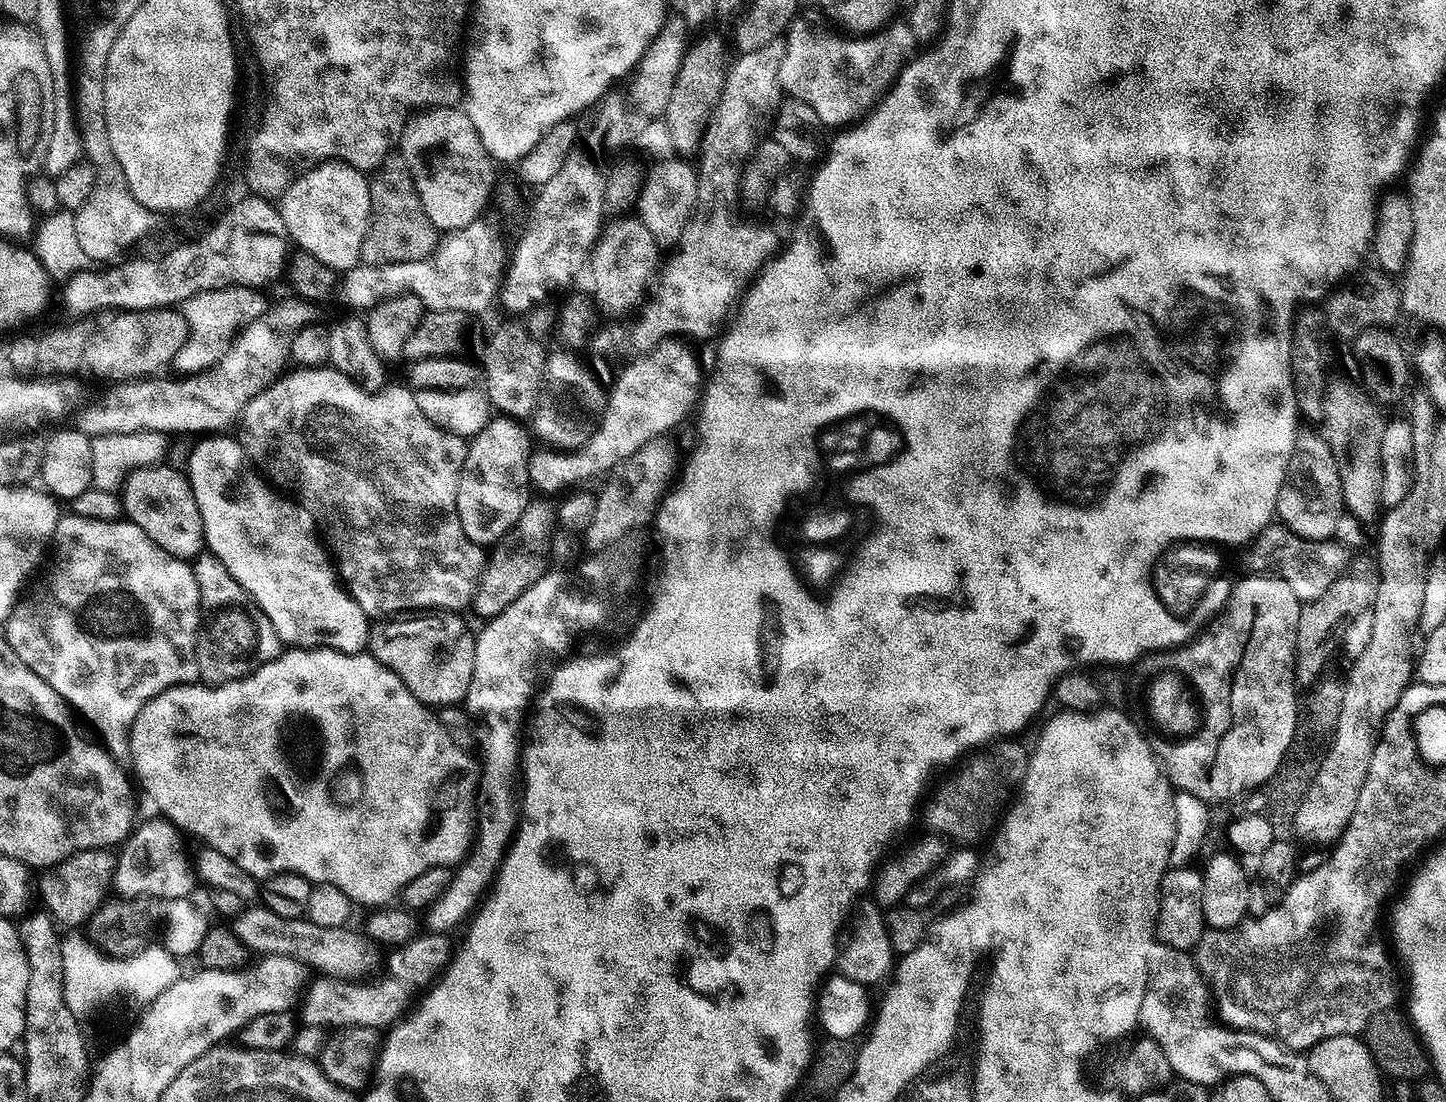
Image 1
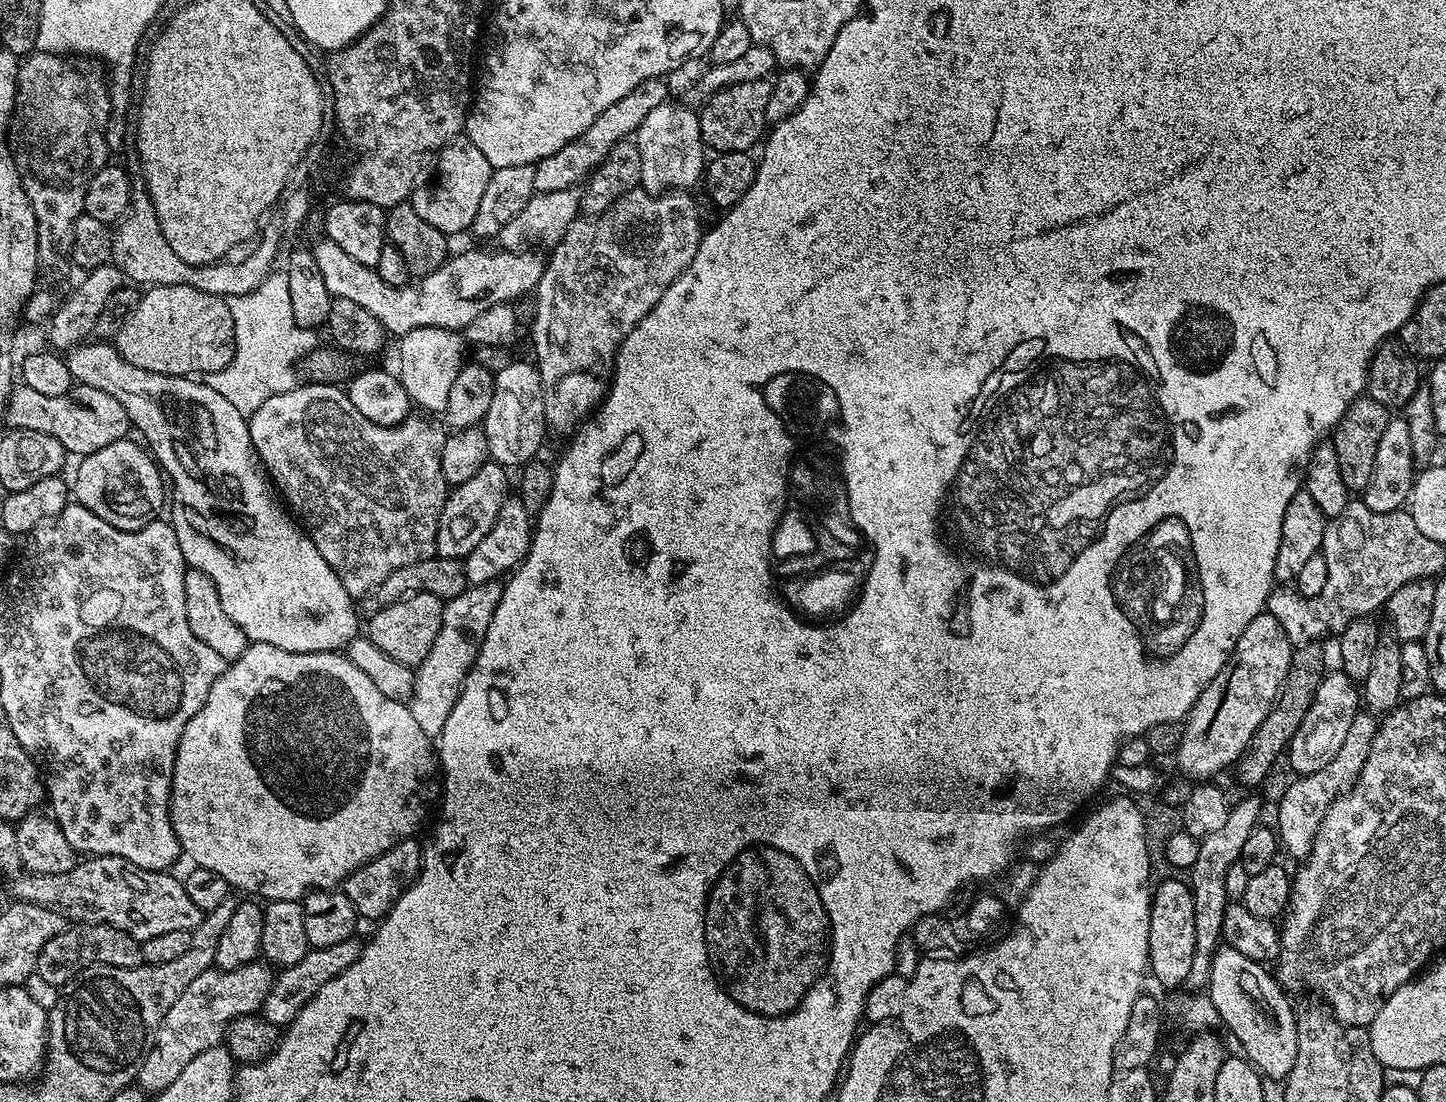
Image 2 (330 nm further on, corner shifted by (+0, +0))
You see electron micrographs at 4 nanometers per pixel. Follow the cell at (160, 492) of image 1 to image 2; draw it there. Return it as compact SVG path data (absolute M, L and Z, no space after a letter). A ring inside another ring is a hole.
M128 438L119 440L83 457L77 463L80 465L76 468L76 484L74 480L75 503L86 506L86 510L110 522L110 526L127 532L157 519L161 515L160 507L166 504L166 484L161 469L139 443L130 441Z

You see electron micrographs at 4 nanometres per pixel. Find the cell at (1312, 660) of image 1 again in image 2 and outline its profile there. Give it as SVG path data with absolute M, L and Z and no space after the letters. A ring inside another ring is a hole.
M1297 647L1292 654L1290 670L1284 679L1284 685L1280 687L1280 695L1276 697L1276 703L1262 718L1262 726L1254 734L1254 738L1248 743L1248 748L1236 759L1234 773L1236 780L1244 790L1256 790L1264 783L1264 779L1277 767L1276 759L1283 757L1288 750L1288 744L1298 734L1298 726L1302 726L1302 718L1306 718L1306 710L1310 710L1310 702L1314 702L1314 694L1326 675L1324 660L1320 657L1319 647Z

